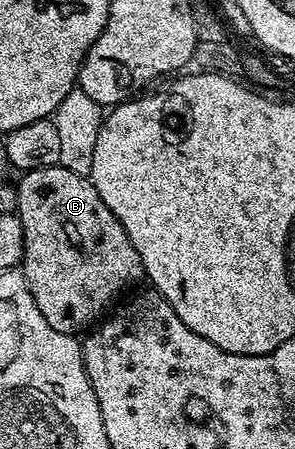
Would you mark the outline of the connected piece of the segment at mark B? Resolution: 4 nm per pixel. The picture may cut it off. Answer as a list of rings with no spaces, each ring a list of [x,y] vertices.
[[[61,165],[48,169],[27,171],[17,180],[18,219],[22,222],[22,261],[20,270],[40,309],[41,316],[52,329],[66,334],[79,334],[83,327],[89,328],[102,316],[104,309],[124,290],[142,279],[144,272],[136,245],[128,241],[124,225],[100,201],[96,185],[87,176],[72,173]]]

